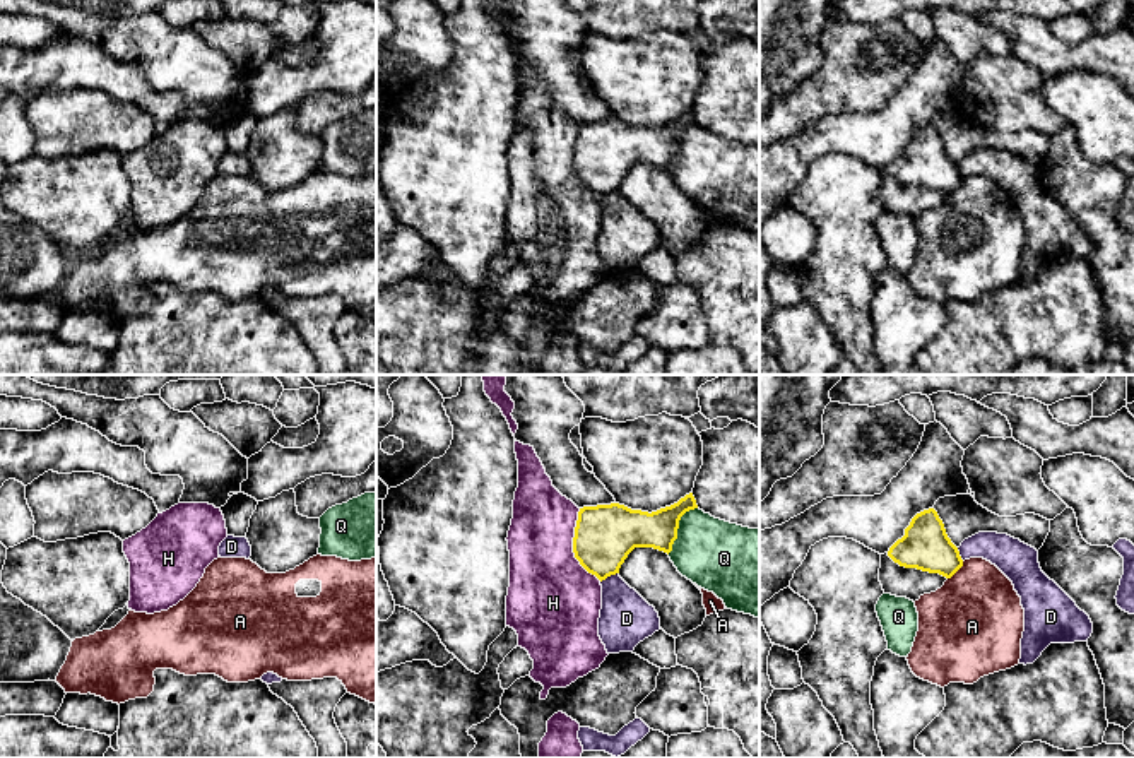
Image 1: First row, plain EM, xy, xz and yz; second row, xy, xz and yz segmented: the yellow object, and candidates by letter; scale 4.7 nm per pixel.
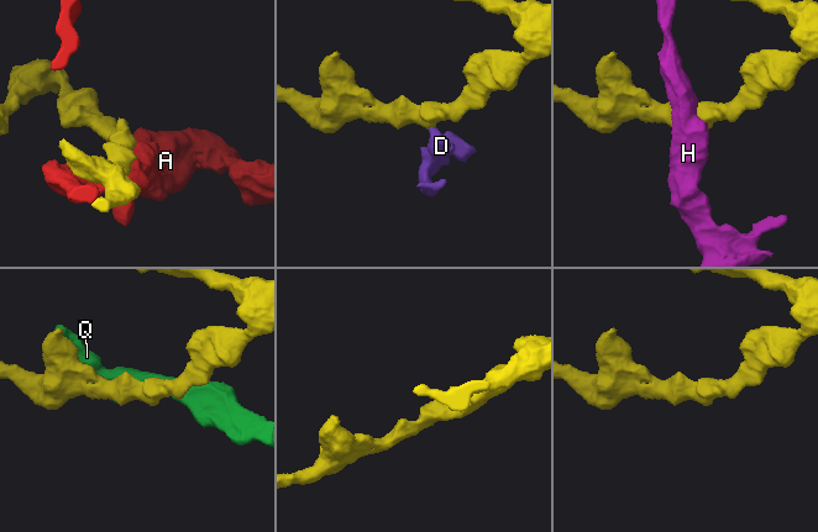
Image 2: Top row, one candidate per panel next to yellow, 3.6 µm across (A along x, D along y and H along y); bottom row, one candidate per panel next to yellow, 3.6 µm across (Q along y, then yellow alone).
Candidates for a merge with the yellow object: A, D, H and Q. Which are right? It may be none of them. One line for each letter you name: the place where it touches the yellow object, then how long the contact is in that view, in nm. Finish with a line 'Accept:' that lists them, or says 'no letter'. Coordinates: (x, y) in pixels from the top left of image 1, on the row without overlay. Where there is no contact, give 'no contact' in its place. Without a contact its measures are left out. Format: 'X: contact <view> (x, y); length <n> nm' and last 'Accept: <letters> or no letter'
Accept: no letter

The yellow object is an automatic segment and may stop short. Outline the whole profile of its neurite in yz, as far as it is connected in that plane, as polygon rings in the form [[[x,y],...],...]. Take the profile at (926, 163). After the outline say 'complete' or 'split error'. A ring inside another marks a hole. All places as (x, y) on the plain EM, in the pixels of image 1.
[[[934,125],[912,135],[905,152],[889,164],[888,173],[900,183],[939,190],[946,195],[963,183],[960,168]]]; complete

